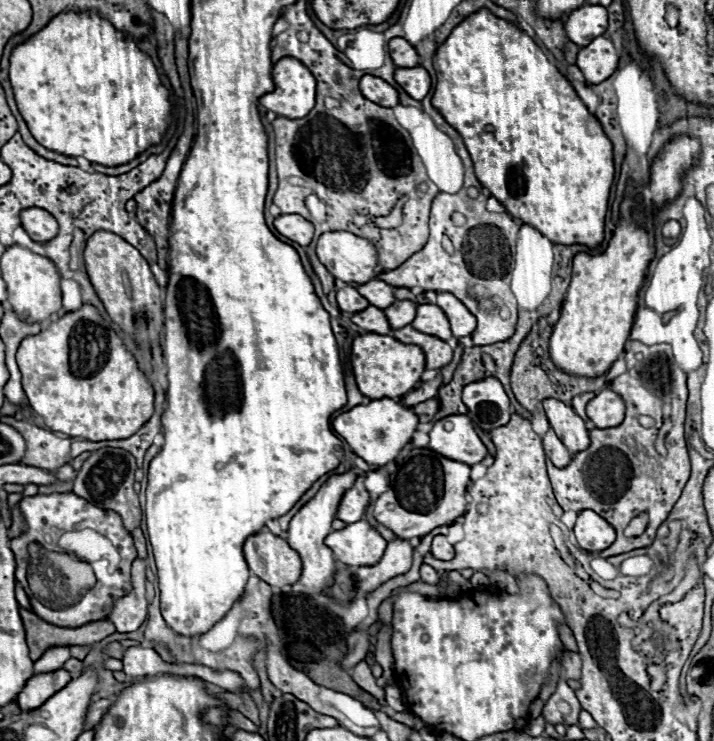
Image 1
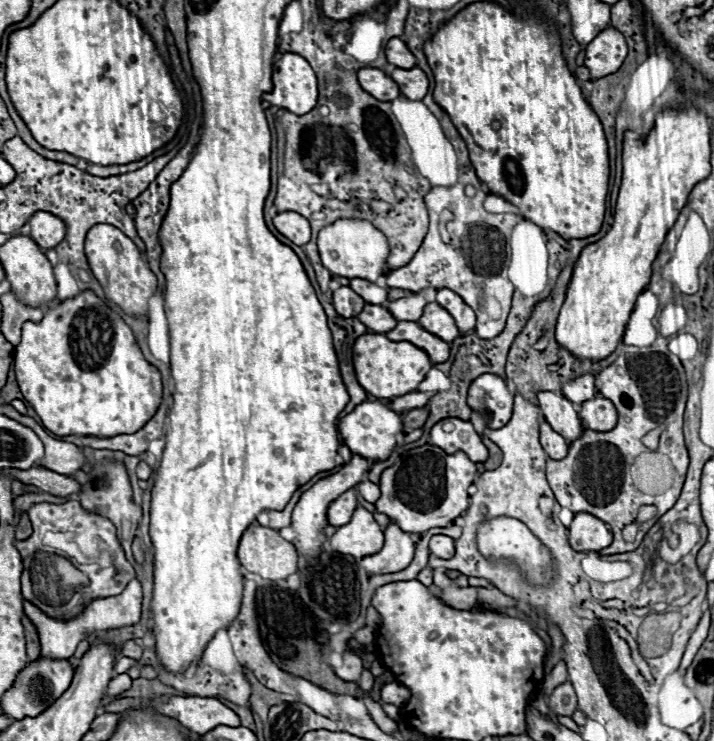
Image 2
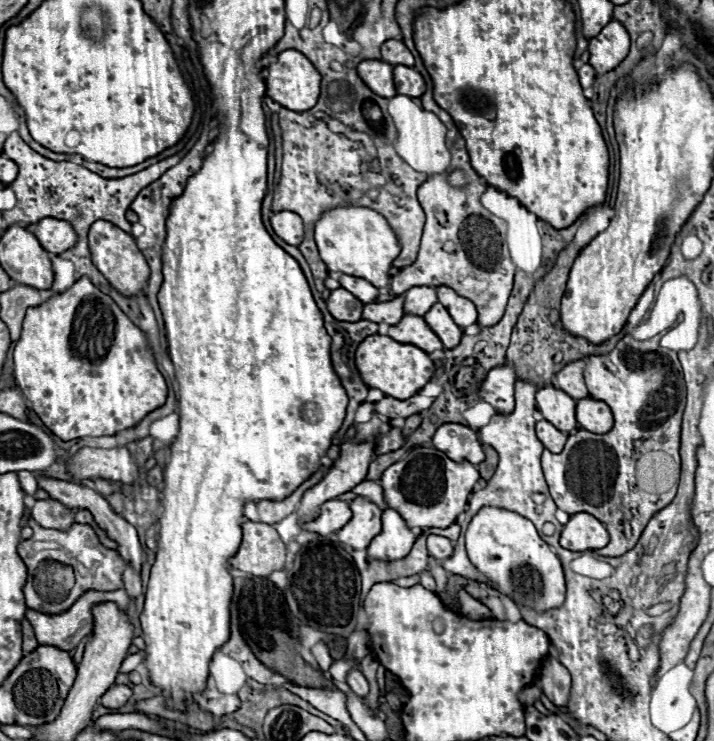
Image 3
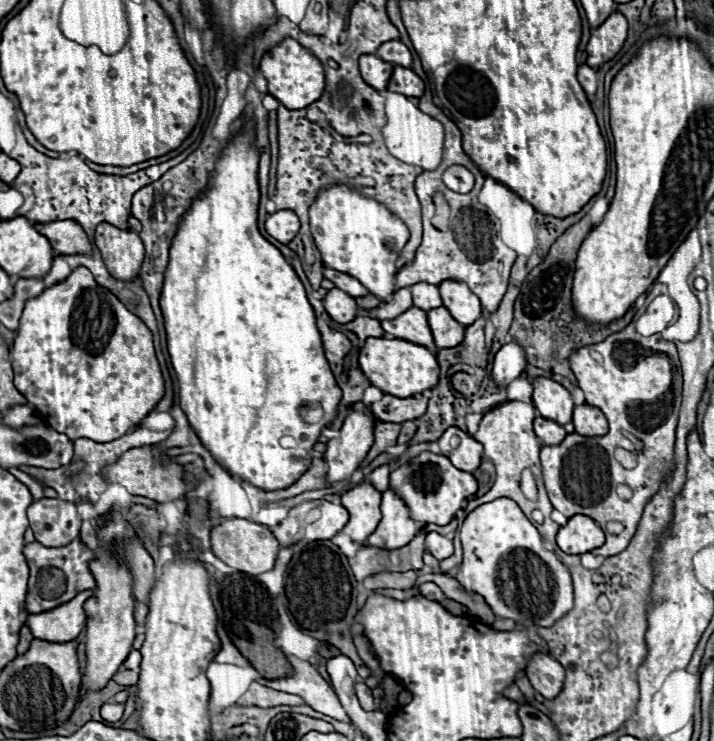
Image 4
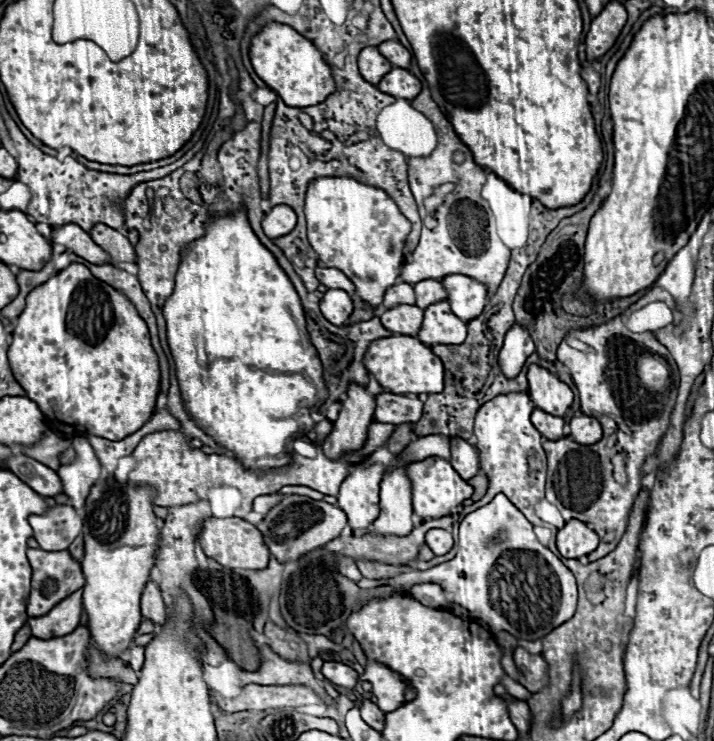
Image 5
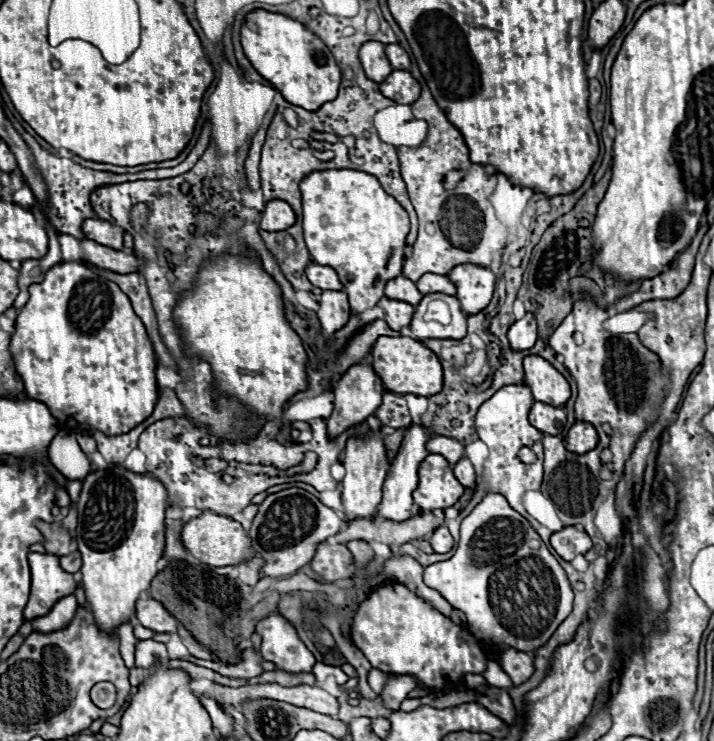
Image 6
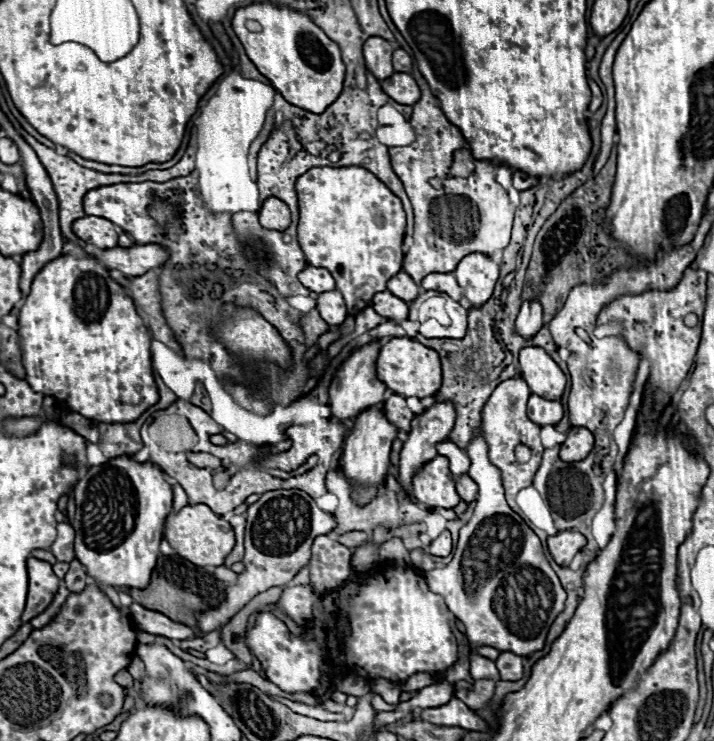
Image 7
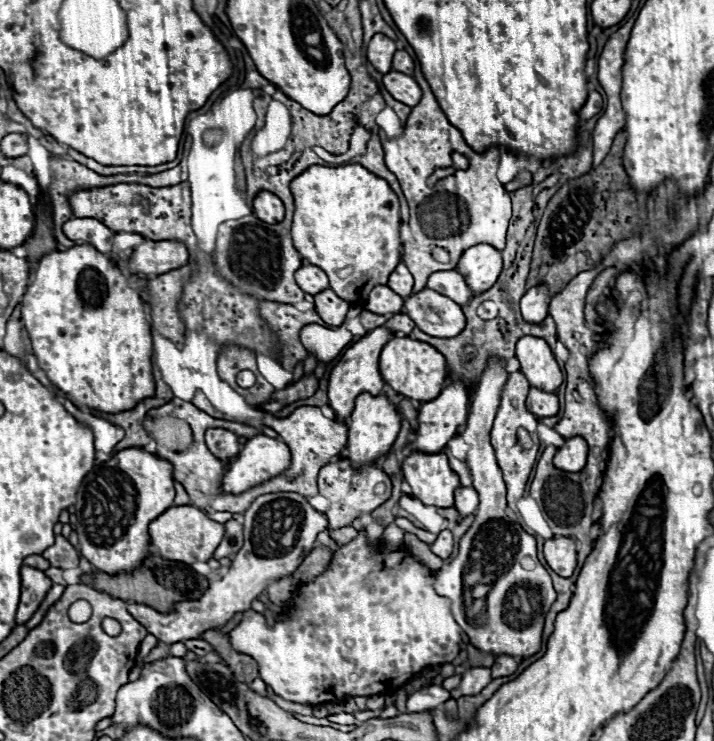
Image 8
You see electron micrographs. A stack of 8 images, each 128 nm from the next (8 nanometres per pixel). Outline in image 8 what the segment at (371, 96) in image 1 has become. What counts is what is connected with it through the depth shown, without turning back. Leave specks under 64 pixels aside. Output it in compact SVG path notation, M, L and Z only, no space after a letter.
M374 34L368 48L366 48L366 56L368 56L368 62L380 72L390 72L392 70L392 56L396 52L396 44L386 38L384 34Z

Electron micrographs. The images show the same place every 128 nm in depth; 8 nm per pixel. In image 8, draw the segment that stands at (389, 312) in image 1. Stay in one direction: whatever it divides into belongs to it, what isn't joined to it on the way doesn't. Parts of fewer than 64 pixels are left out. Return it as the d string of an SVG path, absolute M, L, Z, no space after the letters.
M446 270L446 272L434 272L428 278L428 288L456 300L458 304L464 304L466 300L472 298L472 290L468 288L468 284L464 282L462 274L458 274L456 270Z

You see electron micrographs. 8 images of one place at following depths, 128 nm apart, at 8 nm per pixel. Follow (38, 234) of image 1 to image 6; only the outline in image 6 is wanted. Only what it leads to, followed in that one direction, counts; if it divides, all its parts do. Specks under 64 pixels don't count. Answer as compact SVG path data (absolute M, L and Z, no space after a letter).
M82 238L80 240L80 248L86 254L86 260L98 268L110 270L110 272L120 272L120 274L128 274L128 272L138 272L142 260L136 258L132 252L124 252L124 250L112 250L106 248L102 244L96 244L94 240Z

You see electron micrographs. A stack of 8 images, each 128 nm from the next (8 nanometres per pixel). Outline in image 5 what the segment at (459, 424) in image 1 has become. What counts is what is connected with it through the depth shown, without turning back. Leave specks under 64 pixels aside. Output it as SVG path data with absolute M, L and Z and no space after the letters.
M450 436L450 458L448 458L448 462L454 466L454 470L464 480L470 480L480 470L478 450L460 436Z

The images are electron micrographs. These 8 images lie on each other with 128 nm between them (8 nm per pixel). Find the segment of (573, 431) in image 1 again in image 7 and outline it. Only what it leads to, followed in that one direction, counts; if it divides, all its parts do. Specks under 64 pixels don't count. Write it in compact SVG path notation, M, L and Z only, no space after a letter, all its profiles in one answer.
M536 346L520 350L522 378L528 382L532 394L544 396L546 400L560 400L566 388L566 376L558 364Z

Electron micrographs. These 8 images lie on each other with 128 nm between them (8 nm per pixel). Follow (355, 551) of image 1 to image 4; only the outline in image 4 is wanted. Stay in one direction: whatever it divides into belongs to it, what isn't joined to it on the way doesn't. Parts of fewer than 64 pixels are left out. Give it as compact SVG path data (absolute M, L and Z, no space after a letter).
M362 482L360 486L348 490L342 496L342 506L350 512L350 520L344 526L344 534L352 538L356 544L364 544L366 538L376 530L380 522L380 492Z

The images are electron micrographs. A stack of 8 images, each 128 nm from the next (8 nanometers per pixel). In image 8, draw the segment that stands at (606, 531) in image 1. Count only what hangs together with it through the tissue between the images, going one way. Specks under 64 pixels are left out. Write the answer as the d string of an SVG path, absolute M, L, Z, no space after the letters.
M560 536L560 538L546 540L544 558L556 574L560 574L564 578L572 576L572 572L576 568L576 542L574 542L574 538Z

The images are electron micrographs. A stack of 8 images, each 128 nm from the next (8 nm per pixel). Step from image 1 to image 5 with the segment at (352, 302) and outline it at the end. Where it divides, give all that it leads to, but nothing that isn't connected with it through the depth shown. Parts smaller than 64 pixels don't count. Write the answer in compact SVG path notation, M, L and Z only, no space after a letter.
M330 288L328 292L324 292L324 298L320 300L320 310L328 322L332 322L334 326L342 326L348 322L352 314L352 300L348 292Z

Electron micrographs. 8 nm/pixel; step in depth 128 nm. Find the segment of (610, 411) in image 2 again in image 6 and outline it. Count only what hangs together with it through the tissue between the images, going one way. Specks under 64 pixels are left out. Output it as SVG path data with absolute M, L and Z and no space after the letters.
M576 422L566 434L566 448L576 454L590 452L598 444L598 432L588 422Z

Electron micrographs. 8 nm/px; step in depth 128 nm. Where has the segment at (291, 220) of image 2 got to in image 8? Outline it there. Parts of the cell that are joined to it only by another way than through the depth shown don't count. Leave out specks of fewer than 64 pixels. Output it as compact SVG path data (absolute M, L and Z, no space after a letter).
M260 192L254 198L254 214L268 224L278 224L284 220L284 204L272 192Z

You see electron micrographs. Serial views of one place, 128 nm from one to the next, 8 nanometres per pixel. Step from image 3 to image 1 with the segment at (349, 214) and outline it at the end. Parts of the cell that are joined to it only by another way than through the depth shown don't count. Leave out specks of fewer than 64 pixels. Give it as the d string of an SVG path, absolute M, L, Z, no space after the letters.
M326 232L320 236L316 254L328 272L342 282L364 284L378 274L374 246L352 232Z

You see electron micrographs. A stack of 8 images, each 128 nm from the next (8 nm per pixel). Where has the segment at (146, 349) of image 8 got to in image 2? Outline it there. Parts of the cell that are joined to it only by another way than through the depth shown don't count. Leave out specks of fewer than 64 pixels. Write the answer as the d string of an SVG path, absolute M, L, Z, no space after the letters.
M84 290L72 300L60 302L48 310L42 322L26 322L22 326L22 342L14 348L14 370L24 398L40 416L44 428L58 436L80 434L112 438L134 434L156 414L162 398L160 372L144 360L124 320L92 290Z

